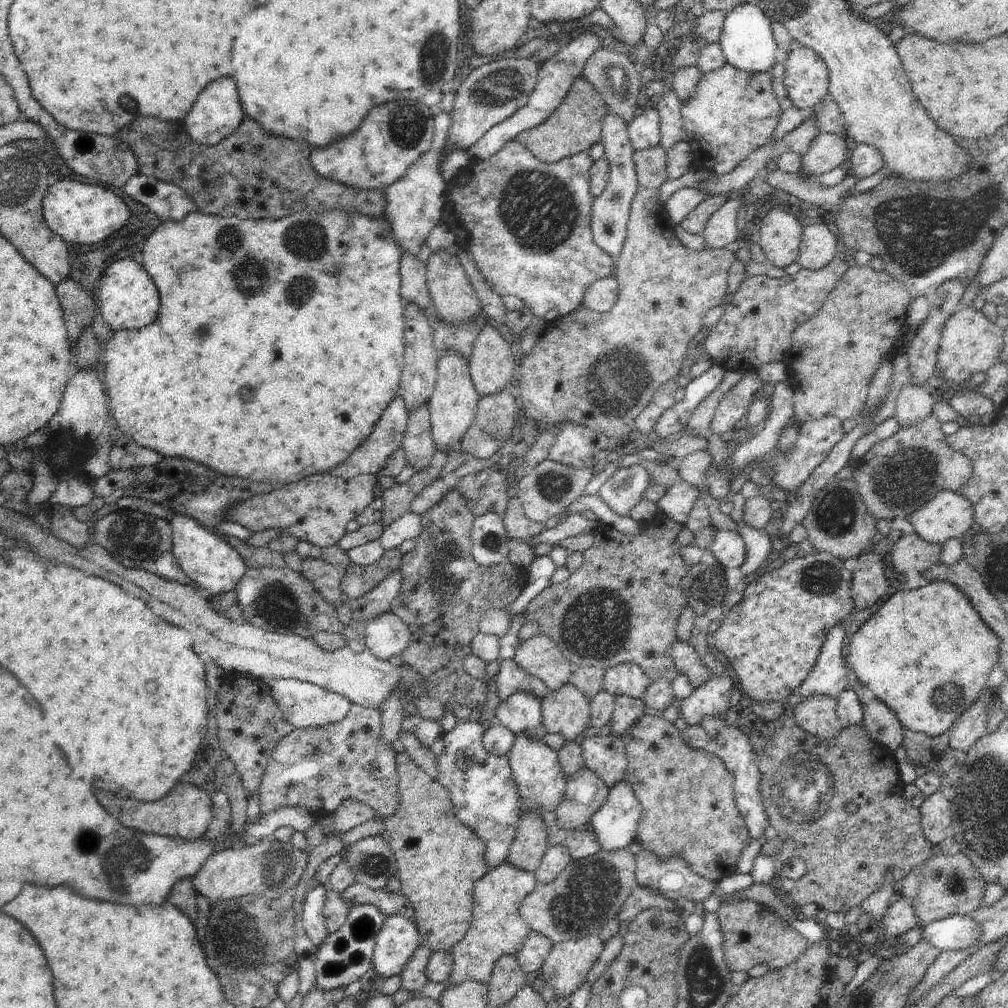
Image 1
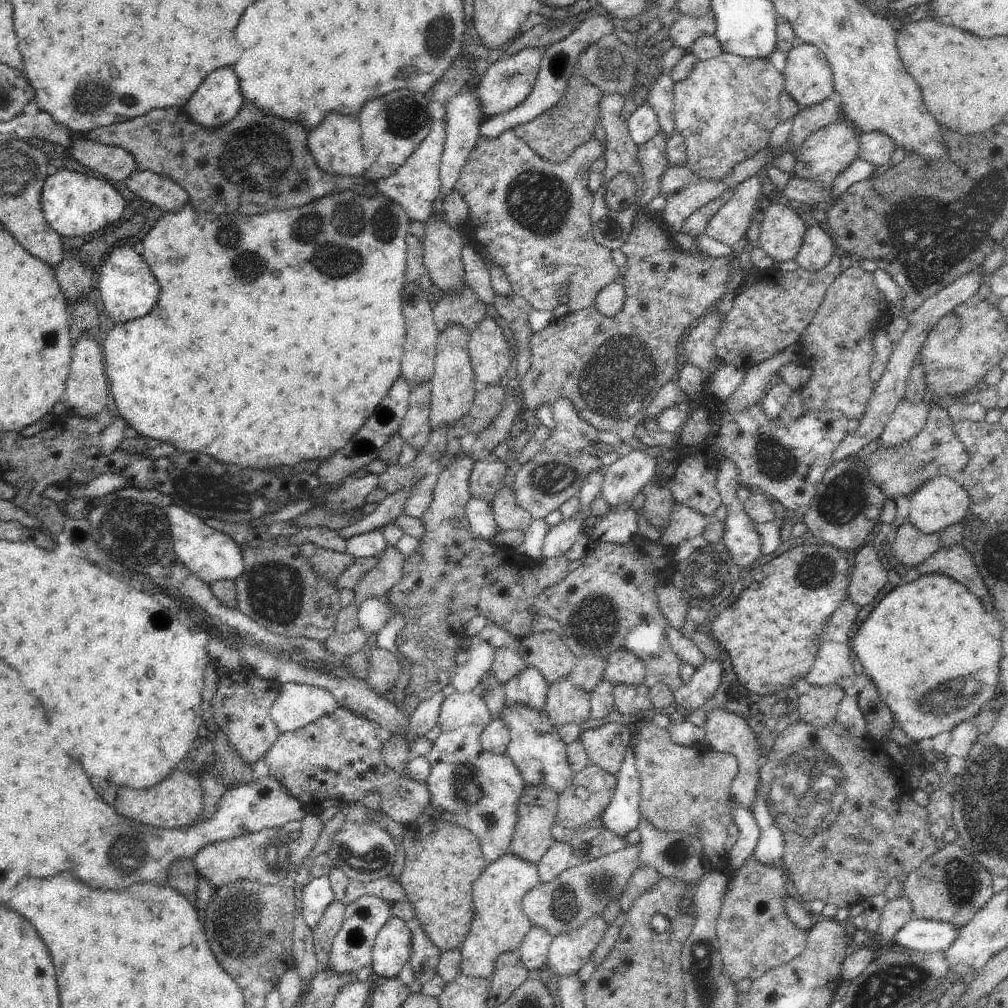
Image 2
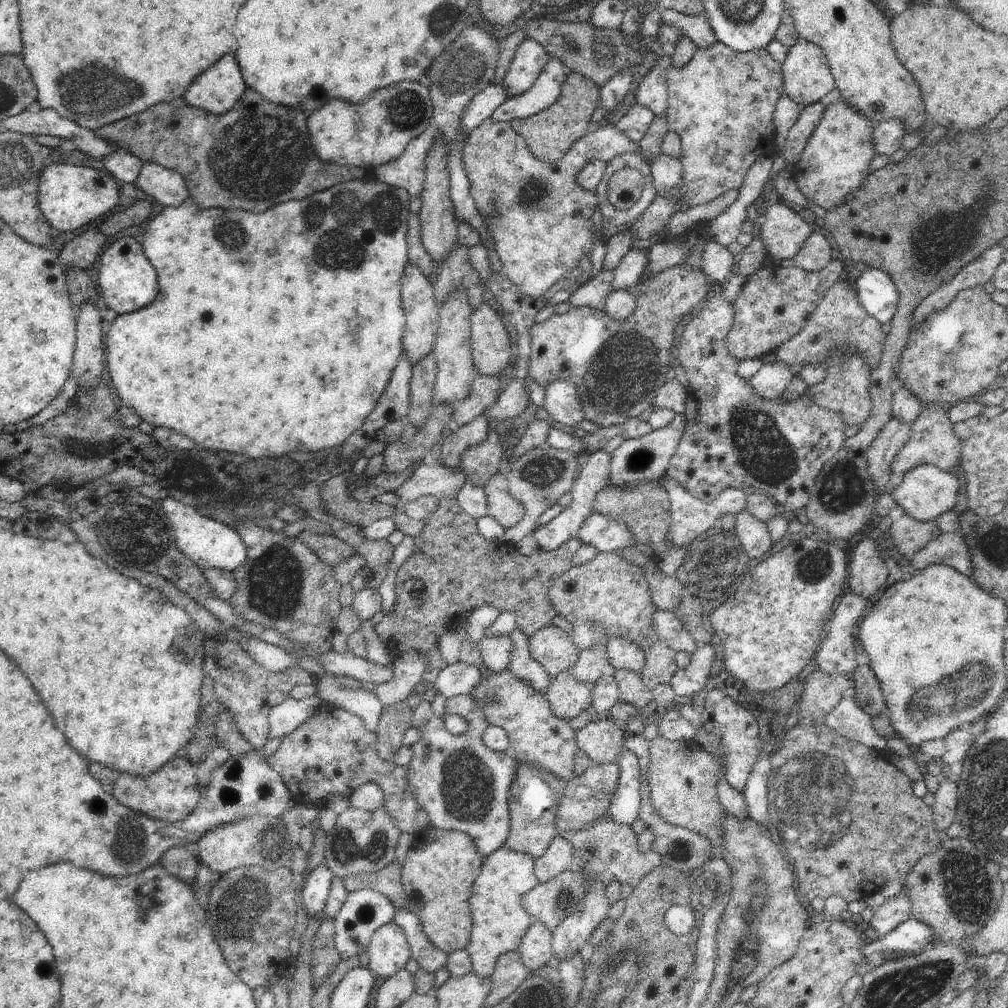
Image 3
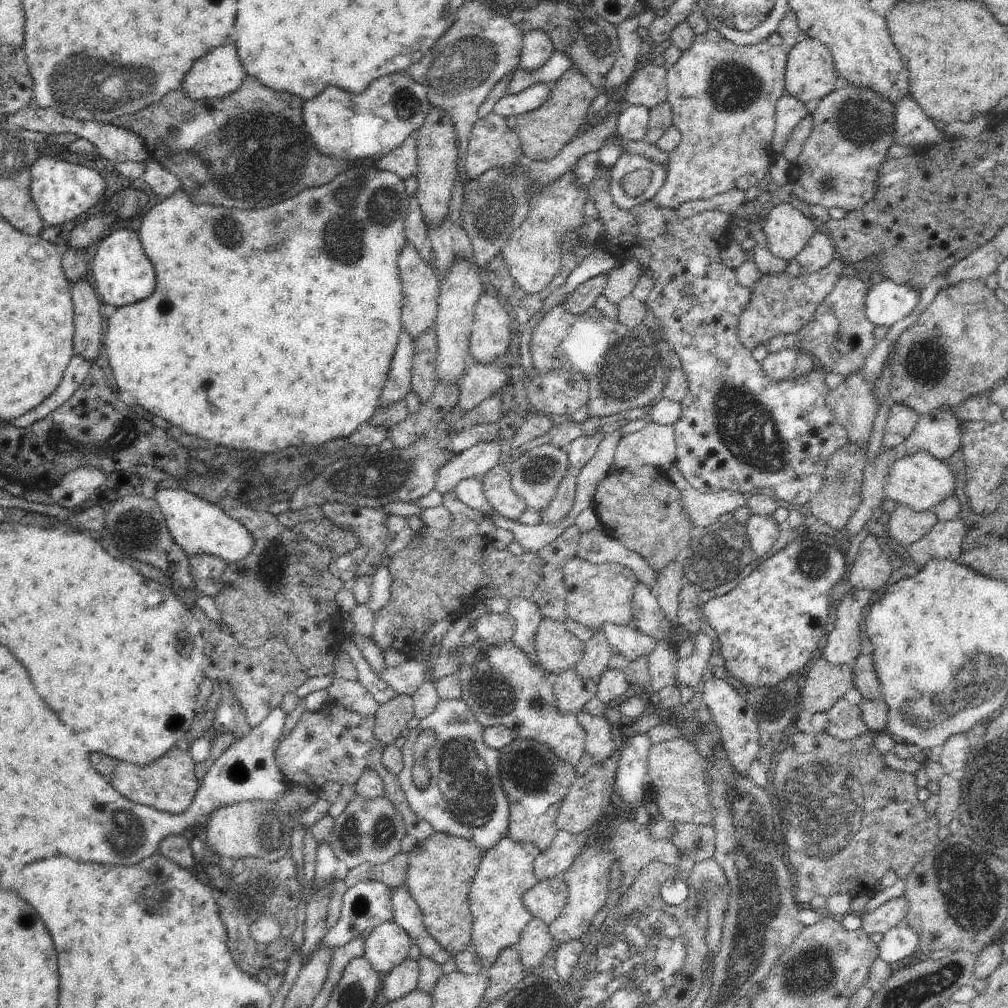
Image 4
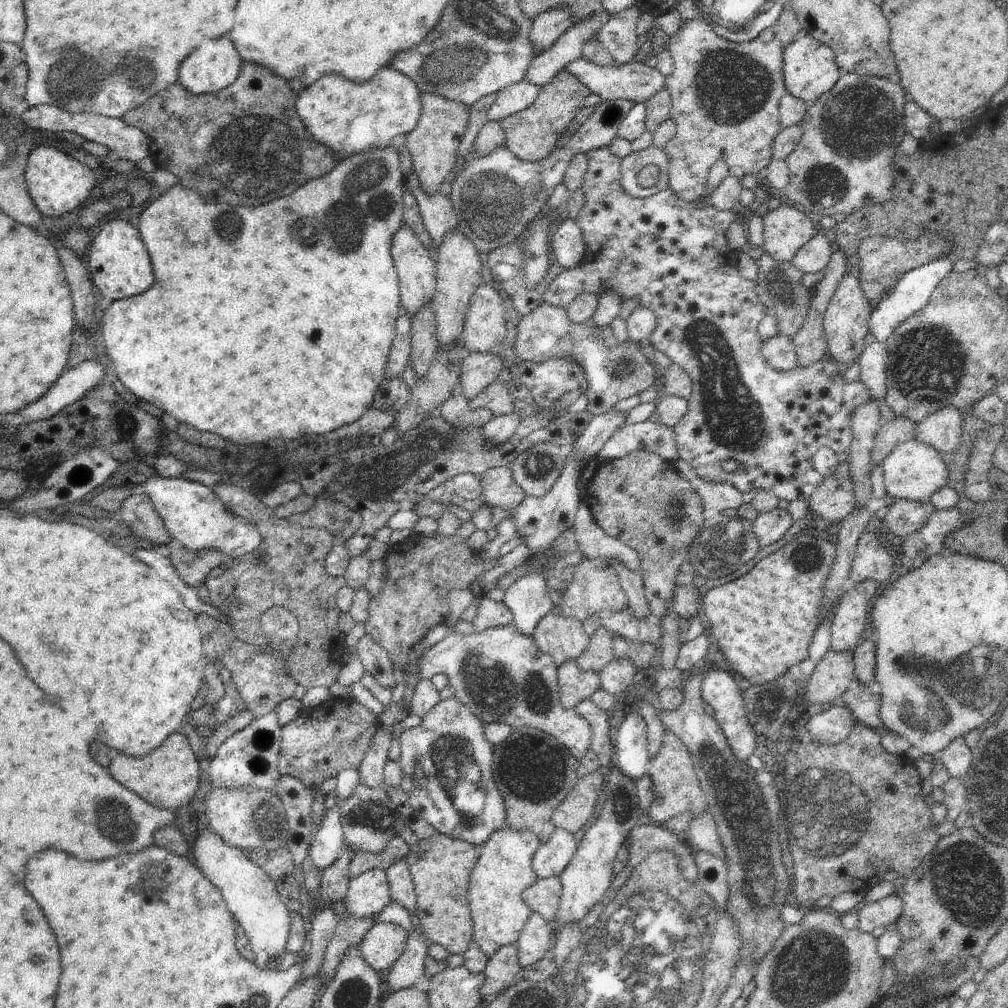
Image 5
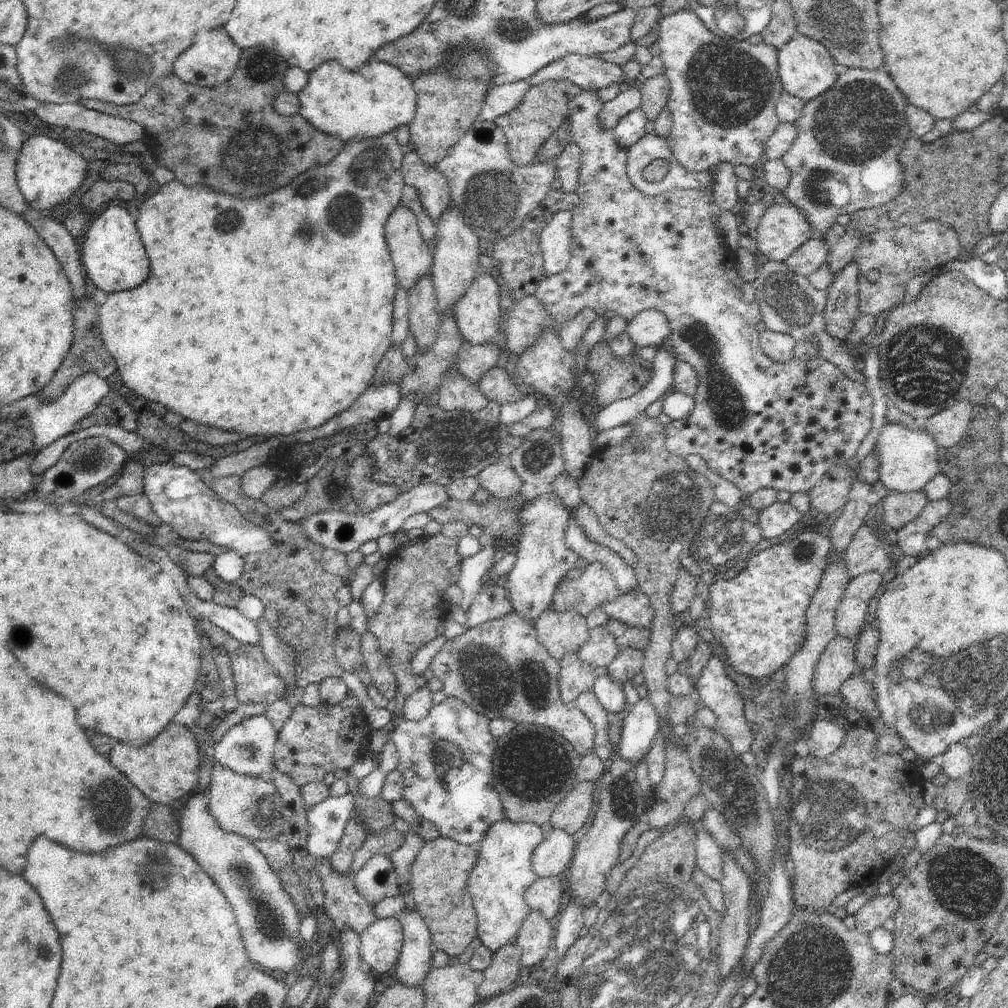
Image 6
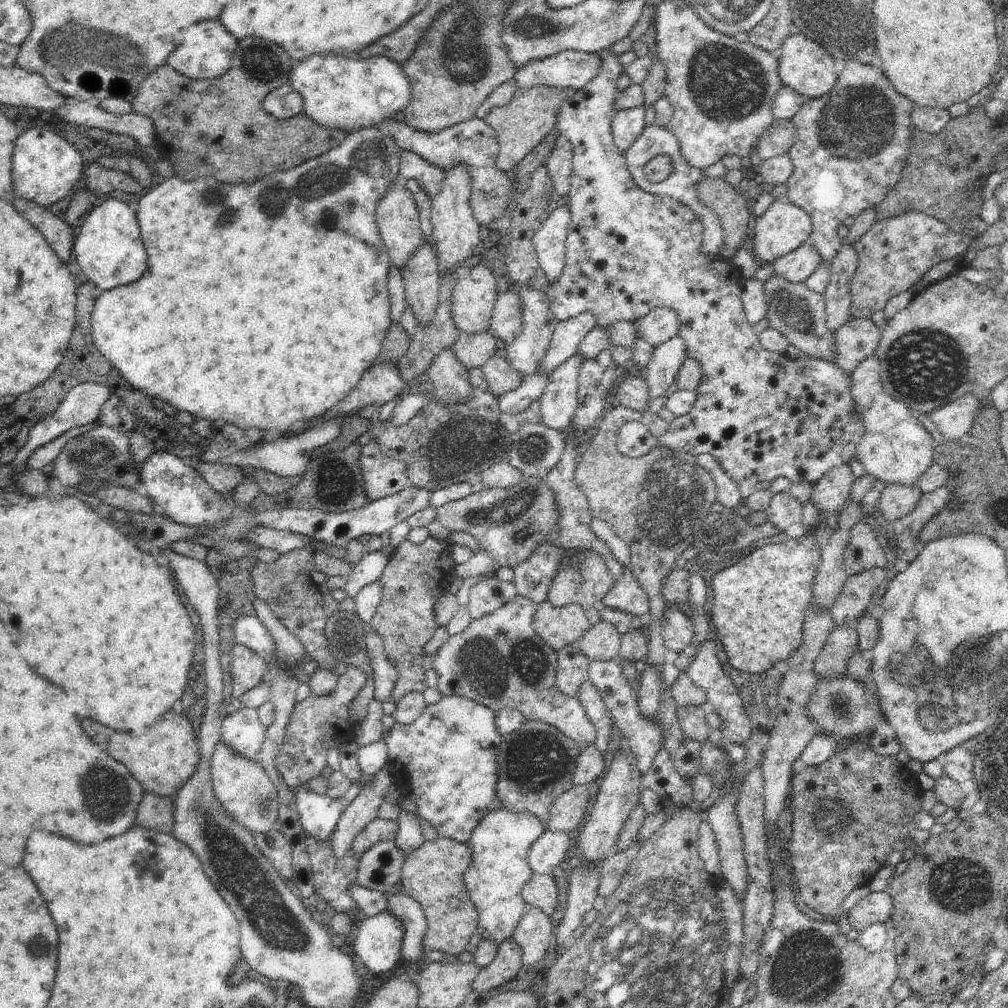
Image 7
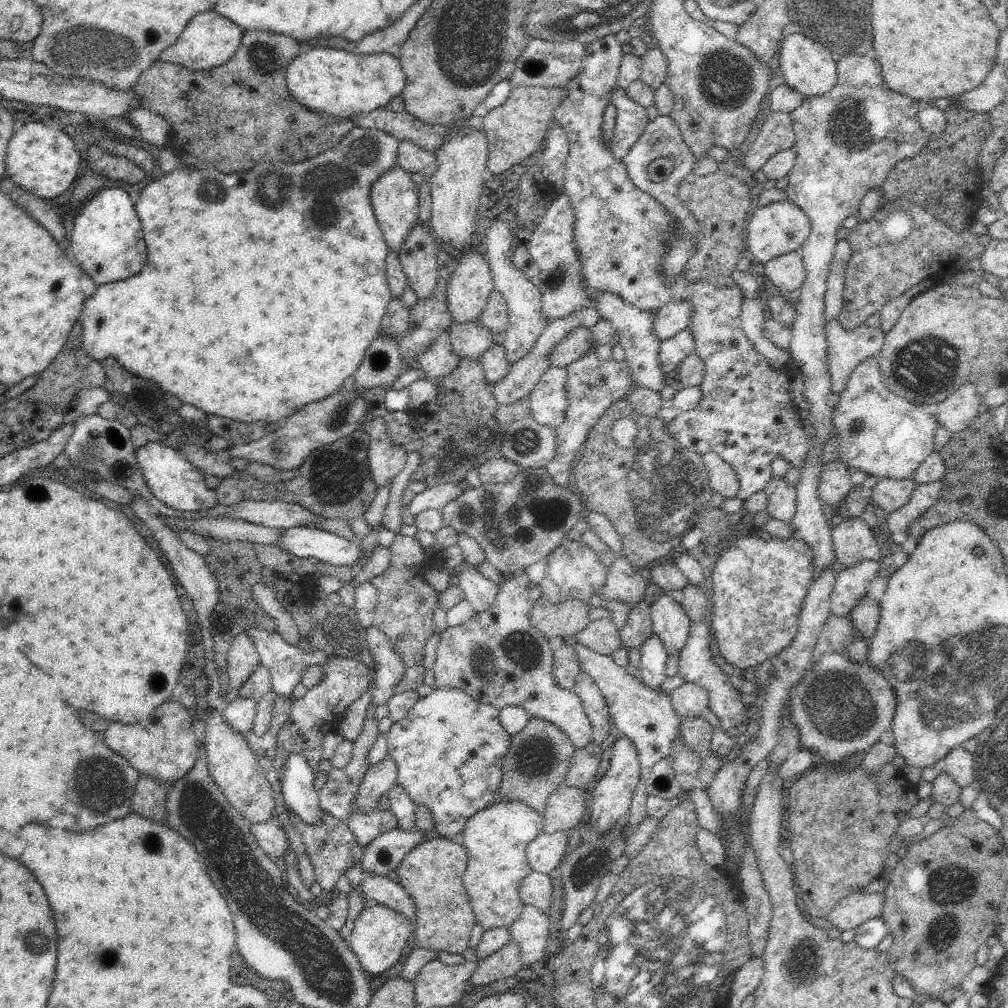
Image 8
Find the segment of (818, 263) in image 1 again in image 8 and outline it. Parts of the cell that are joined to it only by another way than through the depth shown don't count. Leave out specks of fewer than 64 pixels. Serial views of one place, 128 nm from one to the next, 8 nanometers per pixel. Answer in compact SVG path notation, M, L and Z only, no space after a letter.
M801 250L777 256L758 269L782 295L796 291L806 280L806 266Z

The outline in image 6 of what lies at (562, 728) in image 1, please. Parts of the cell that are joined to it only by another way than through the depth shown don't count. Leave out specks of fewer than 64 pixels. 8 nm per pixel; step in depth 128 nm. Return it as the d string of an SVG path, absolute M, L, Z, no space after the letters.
M568 652L560 661L559 690L564 703L575 702L597 680L597 670Z

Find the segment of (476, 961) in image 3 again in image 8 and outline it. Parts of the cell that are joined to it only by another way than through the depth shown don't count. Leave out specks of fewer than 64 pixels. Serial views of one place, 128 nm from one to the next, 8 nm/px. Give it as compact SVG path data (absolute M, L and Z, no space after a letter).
M499 801L480 810L466 822L462 832L468 863L463 886L468 894L475 922L485 930L509 927L521 916L524 903L519 896L521 881L531 872L525 856L529 843L542 833L543 816L524 802Z

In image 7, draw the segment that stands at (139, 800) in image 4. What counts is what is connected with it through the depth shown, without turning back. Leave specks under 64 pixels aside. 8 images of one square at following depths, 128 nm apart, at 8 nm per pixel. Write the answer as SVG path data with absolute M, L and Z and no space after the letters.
M169 710L144 734L130 732L114 732L110 736L108 752L112 758L120 760L130 774L140 782L145 792L156 796L172 797L196 772L200 762L199 743L197 740L197 722L191 721L187 715L176 714Z

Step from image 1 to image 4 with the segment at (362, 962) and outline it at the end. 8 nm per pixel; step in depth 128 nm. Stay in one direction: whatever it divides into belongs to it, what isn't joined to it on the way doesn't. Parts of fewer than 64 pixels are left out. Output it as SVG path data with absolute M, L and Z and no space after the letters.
M360 880L358 884L347 888L343 896L340 920L334 928L328 931L316 950L324 947L335 949L346 946L348 942L352 942L365 931L369 929L372 931L383 922L392 920L393 906L391 902L391 889L379 880Z

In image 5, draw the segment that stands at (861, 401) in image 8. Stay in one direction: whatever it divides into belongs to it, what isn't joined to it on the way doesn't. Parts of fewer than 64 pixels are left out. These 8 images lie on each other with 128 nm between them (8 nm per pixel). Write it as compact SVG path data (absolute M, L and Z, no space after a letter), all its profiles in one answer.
M908 439L906 442L898 444L881 462L881 466L886 492L892 498L929 503L930 498L938 490L944 490L944 486L948 486L948 468L941 457L941 453L925 442Z

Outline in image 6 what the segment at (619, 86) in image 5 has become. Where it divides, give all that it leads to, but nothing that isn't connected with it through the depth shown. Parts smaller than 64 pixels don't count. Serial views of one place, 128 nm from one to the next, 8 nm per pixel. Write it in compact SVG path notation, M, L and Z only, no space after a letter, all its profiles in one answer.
M568 53L552 61L528 78L529 84L542 85L544 82L566 80L580 86L583 91L604 90L616 83L624 84L624 70L617 64L604 62L595 56Z

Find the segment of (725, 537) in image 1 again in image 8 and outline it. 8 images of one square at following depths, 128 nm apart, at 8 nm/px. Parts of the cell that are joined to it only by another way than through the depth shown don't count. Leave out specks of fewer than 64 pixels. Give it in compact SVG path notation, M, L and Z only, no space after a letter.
M772 476L764 491L768 494L769 504L766 512L773 519L791 523L796 511L797 491L782 477Z

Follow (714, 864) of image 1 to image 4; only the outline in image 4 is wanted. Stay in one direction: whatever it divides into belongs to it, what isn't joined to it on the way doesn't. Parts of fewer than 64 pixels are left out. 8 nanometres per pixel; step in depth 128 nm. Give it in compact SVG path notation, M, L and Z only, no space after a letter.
M682 737L651 745L647 758L647 779L650 791L663 819L675 823L714 826L710 790L707 786L707 762L696 745Z

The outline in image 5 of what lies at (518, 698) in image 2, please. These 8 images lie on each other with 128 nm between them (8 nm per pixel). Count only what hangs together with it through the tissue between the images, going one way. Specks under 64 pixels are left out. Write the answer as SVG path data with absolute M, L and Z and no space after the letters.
M536 566L532 574L518 578L505 590L504 603L512 613L514 626L524 636L533 638L538 622L554 610L548 594L542 568Z

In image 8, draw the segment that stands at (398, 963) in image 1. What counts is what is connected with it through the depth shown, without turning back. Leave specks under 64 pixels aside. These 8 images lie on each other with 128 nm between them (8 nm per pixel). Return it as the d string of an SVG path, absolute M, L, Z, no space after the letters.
M368 903L355 921L349 941L352 953L358 958L363 972L376 977L396 965L402 956L402 950L408 946L413 925L404 914L376 903Z

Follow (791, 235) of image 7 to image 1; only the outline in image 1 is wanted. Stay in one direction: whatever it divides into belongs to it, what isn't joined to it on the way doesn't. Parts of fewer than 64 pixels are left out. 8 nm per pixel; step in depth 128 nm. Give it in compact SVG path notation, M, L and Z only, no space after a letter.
M774 207L759 225L755 240L760 244L768 262L778 268L797 262L803 227L793 213Z

